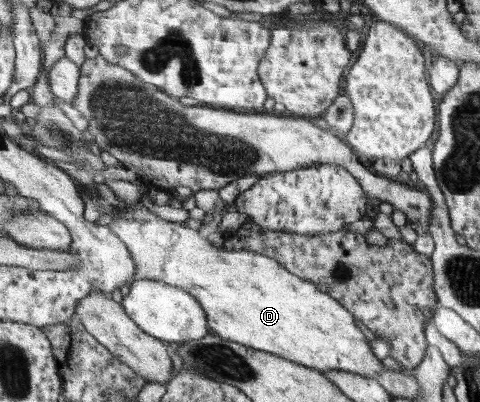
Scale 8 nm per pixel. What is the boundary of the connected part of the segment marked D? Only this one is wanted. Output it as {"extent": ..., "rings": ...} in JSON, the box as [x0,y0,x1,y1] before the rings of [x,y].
{"extent":[108,204,386,378],"rings":[[[133,204],[132,206],[125,205],[117,208],[120,210],[120,214],[118,218],[114,222],[110,222],[108,226],[110,226],[132,250],[132,255],[137,267],[136,279],[165,281],[170,285],[188,291],[188,293],[192,294],[192,297],[196,297],[198,303],[204,307],[204,311],[206,311],[206,315],[208,315],[208,327],[212,334],[222,337],[222,339],[226,339],[227,341],[236,342],[250,348],[260,349],[260,351],[275,354],[278,357],[287,358],[289,361],[294,361],[299,365],[307,366],[308,368],[317,370],[323,374],[326,374],[326,372],[348,372],[350,374],[374,378],[386,370],[384,363],[374,355],[374,351],[370,351],[370,341],[368,341],[366,335],[360,331],[360,327],[358,327],[358,323],[356,323],[357,319],[352,315],[352,312],[348,311],[344,305],[341,305],[334,297],[331,297],[330,294],[318,289],[318,286],[315,283],[298,277],[296,274],[288,271],[288,269],[286,269],[279,261],[254,251],[228,250],[224,248],[224,245],[221,247],[214,247],[214,245],[201,234],[200,230],[190,229],[184,226],[184,222],[165,221],[158,217],[158,215],[154,215],[152,211],[149,211],[141,204]]]}

